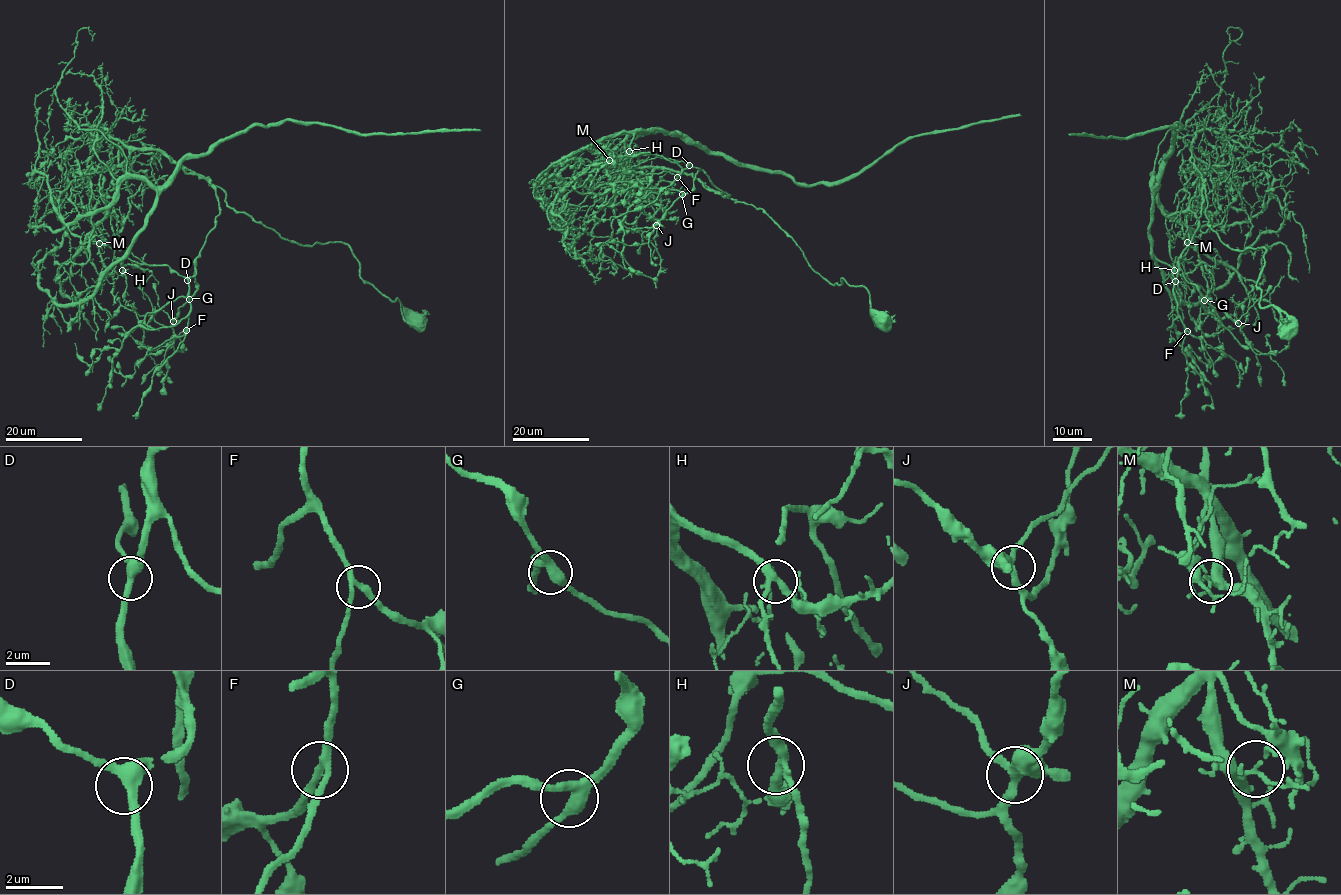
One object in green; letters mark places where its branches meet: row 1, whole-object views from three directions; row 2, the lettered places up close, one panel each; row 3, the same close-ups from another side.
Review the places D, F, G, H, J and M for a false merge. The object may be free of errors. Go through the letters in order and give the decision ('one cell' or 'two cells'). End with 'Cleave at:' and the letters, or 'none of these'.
D: one cell
F: one cell
G: one cell
H: one cell
J: one cell
M: two cells
Cleave at: M

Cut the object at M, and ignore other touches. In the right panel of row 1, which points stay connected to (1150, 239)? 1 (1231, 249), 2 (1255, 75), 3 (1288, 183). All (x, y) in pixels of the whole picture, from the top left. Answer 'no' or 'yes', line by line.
1: no
2: no
3: no

